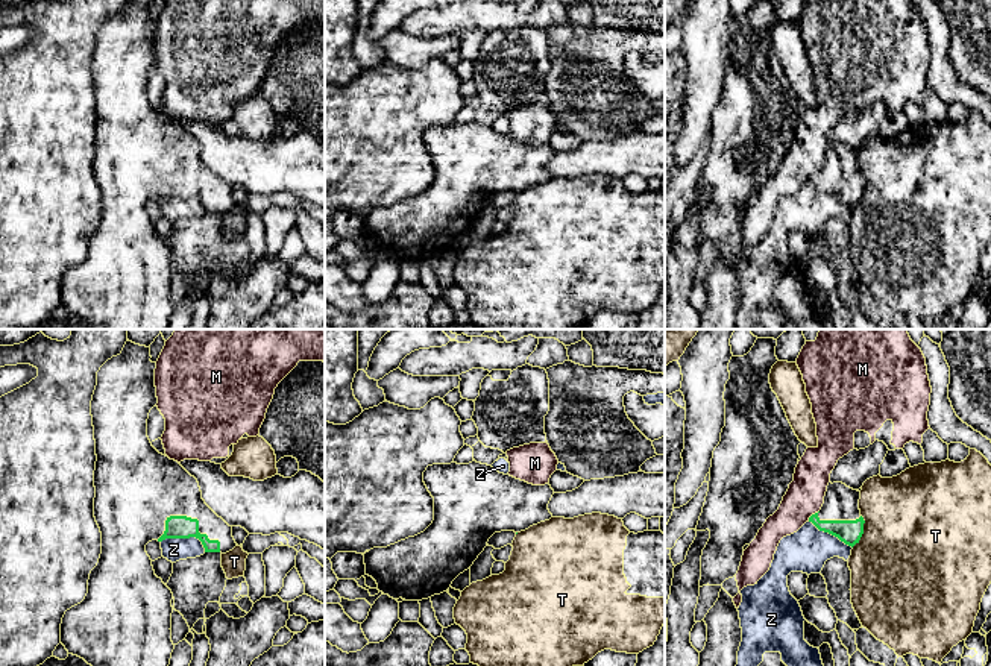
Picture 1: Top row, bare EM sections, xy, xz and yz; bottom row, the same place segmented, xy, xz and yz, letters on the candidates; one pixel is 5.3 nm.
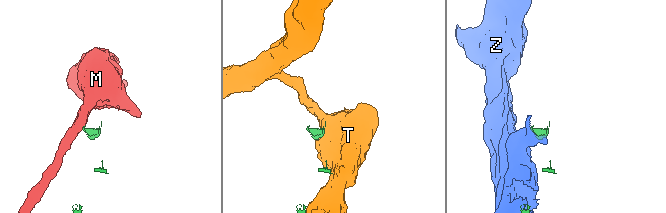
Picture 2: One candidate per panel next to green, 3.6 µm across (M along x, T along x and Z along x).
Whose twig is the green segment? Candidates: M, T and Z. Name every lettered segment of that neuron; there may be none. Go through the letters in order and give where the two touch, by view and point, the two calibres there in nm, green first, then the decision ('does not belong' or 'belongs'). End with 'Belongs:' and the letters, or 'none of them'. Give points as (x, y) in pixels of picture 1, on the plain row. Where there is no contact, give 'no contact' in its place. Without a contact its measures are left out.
M: yz (812, 175) | 130/200 nm | does not belong
T: yz (862, 191) | 130/500 nm | does not belong
Z: xy (185, 197) | 130/120 nm | does not belong
Belongs: none of them

